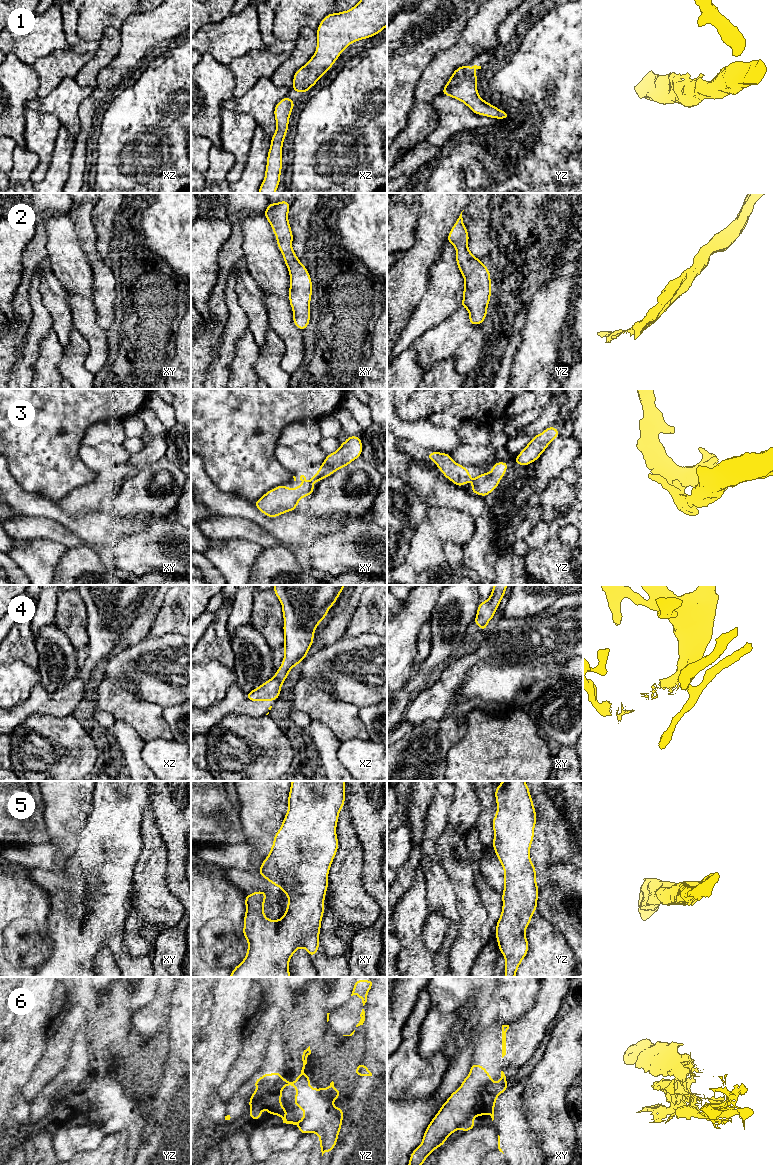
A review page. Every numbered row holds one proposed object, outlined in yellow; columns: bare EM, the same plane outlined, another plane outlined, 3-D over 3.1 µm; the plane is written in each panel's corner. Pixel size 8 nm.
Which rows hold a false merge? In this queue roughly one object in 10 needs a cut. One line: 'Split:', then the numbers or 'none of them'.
Split: none of them

